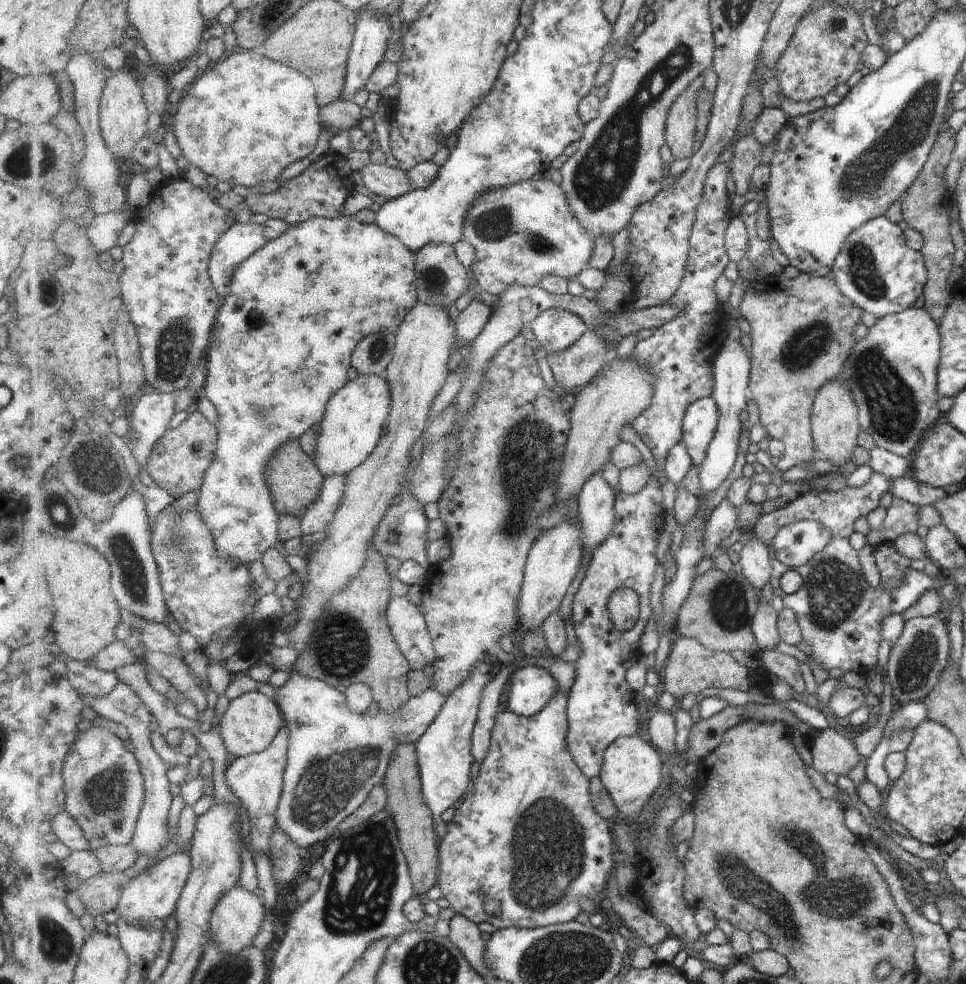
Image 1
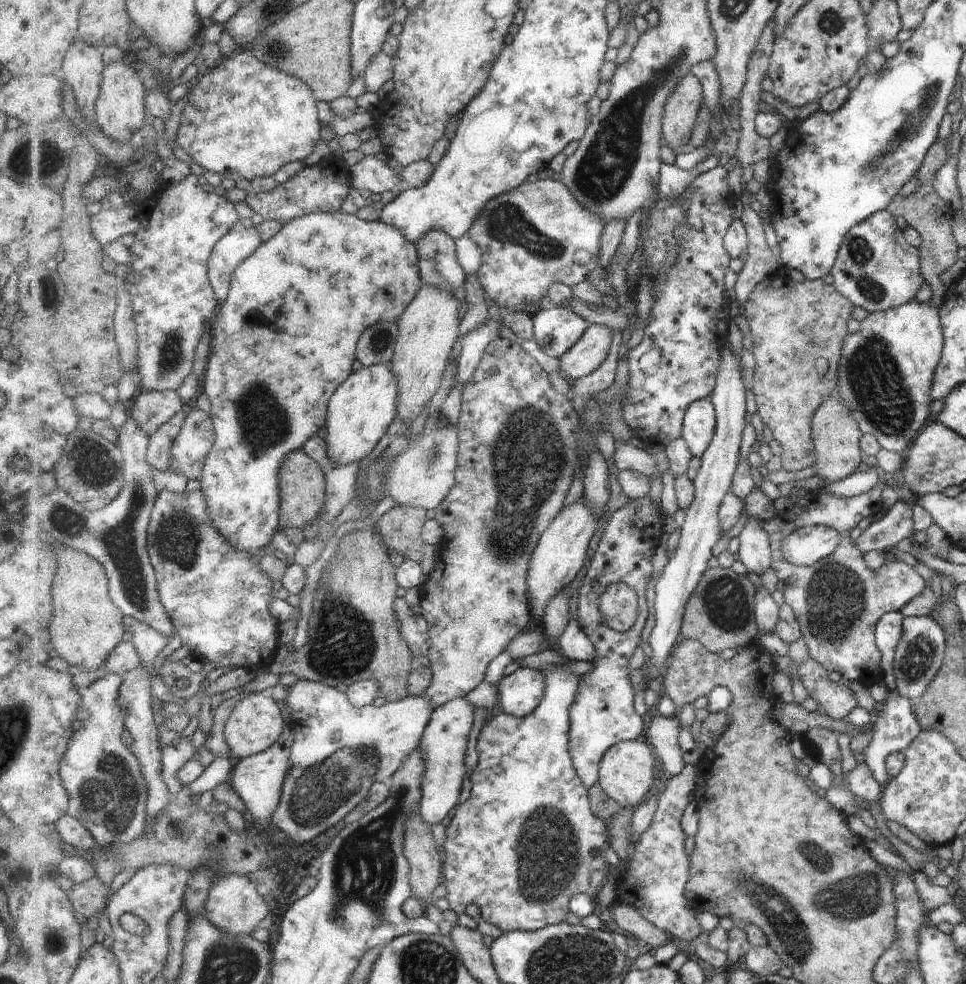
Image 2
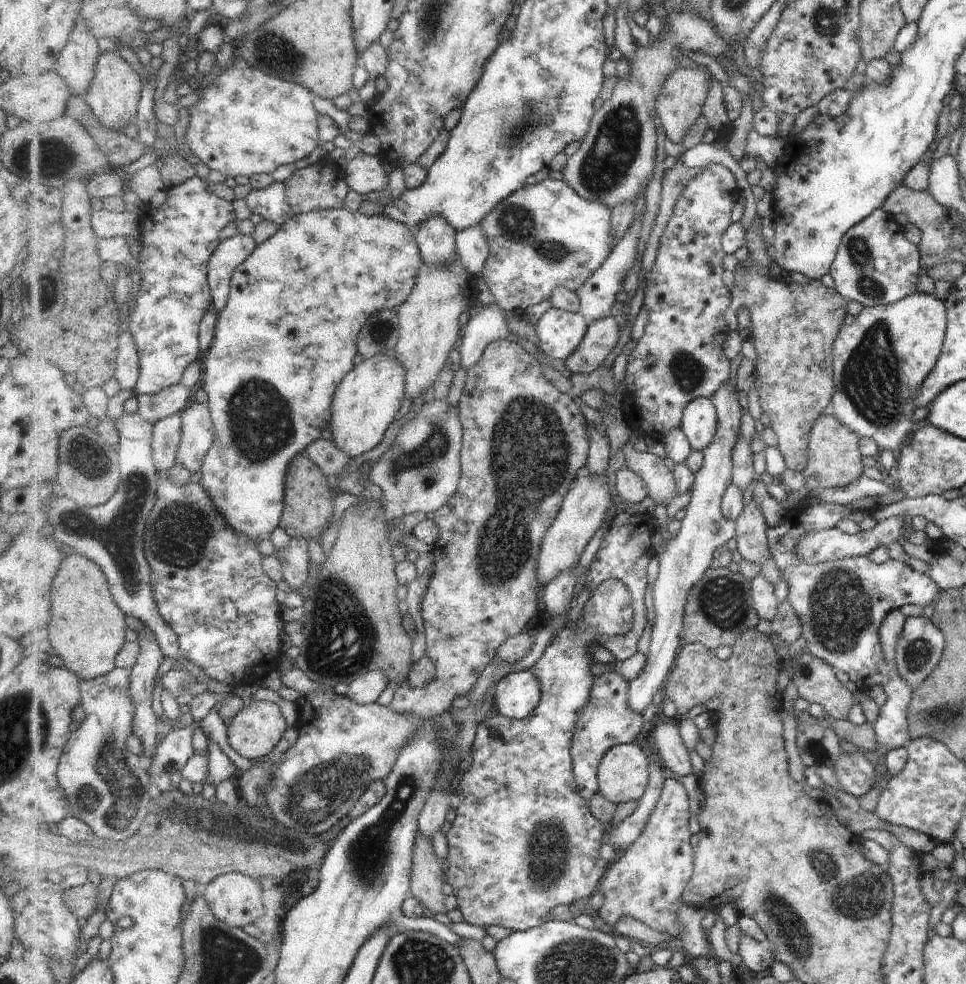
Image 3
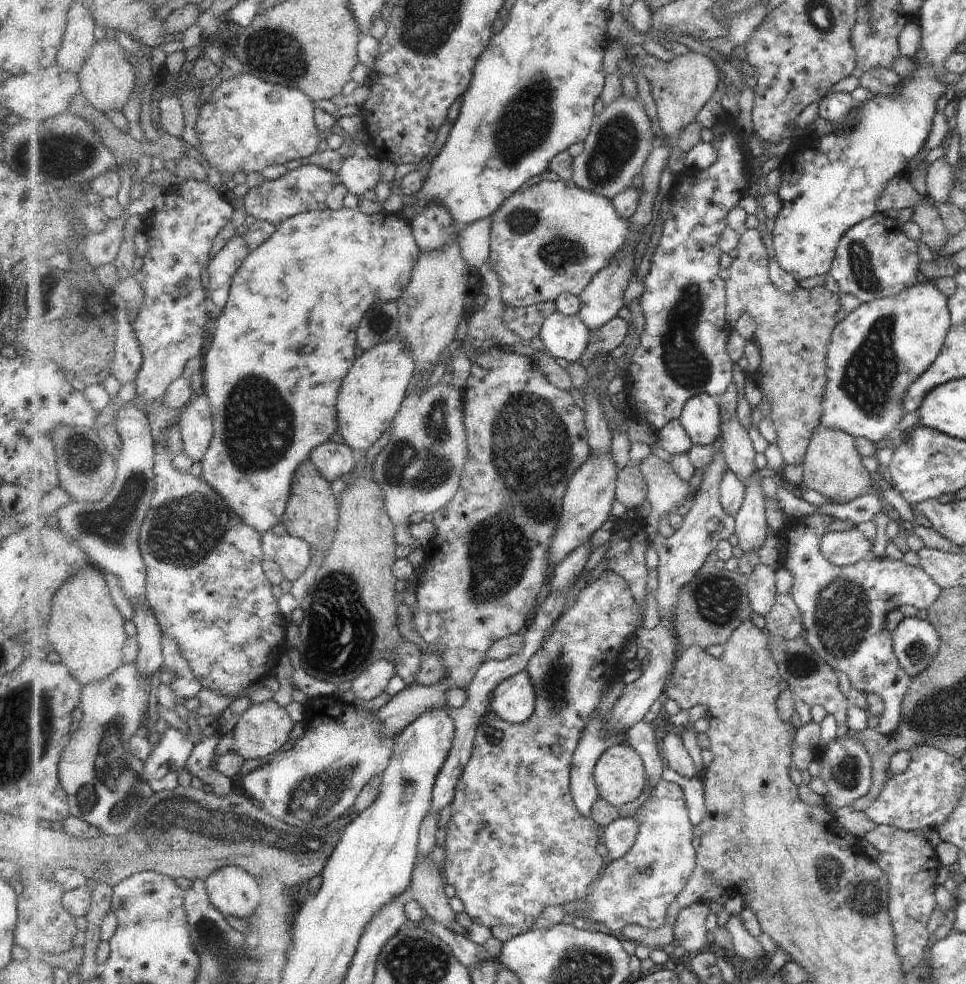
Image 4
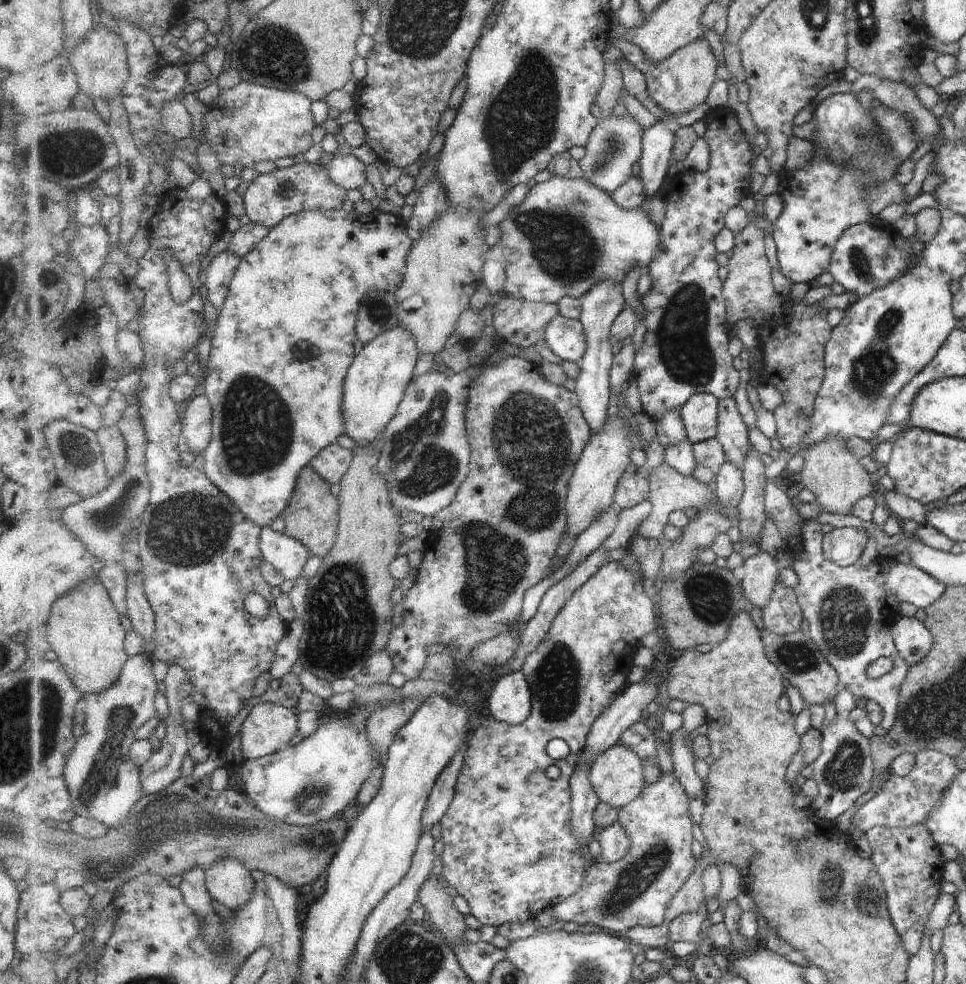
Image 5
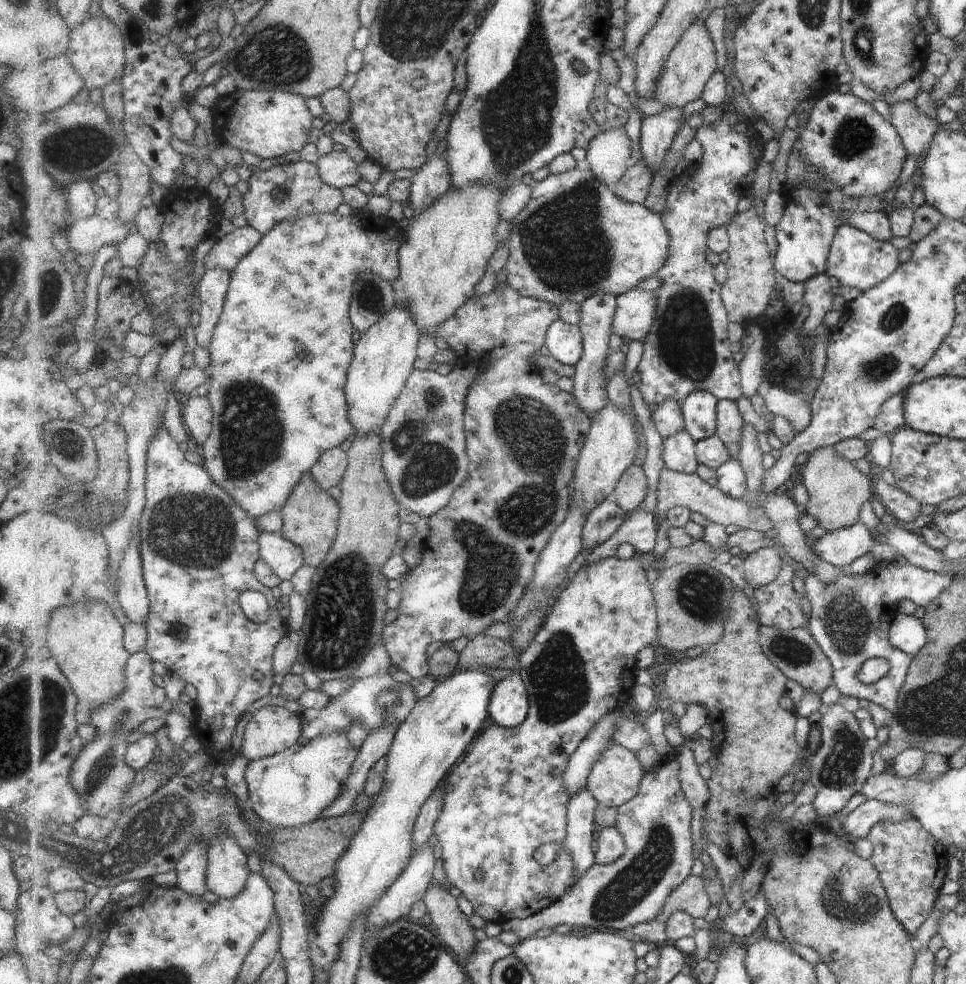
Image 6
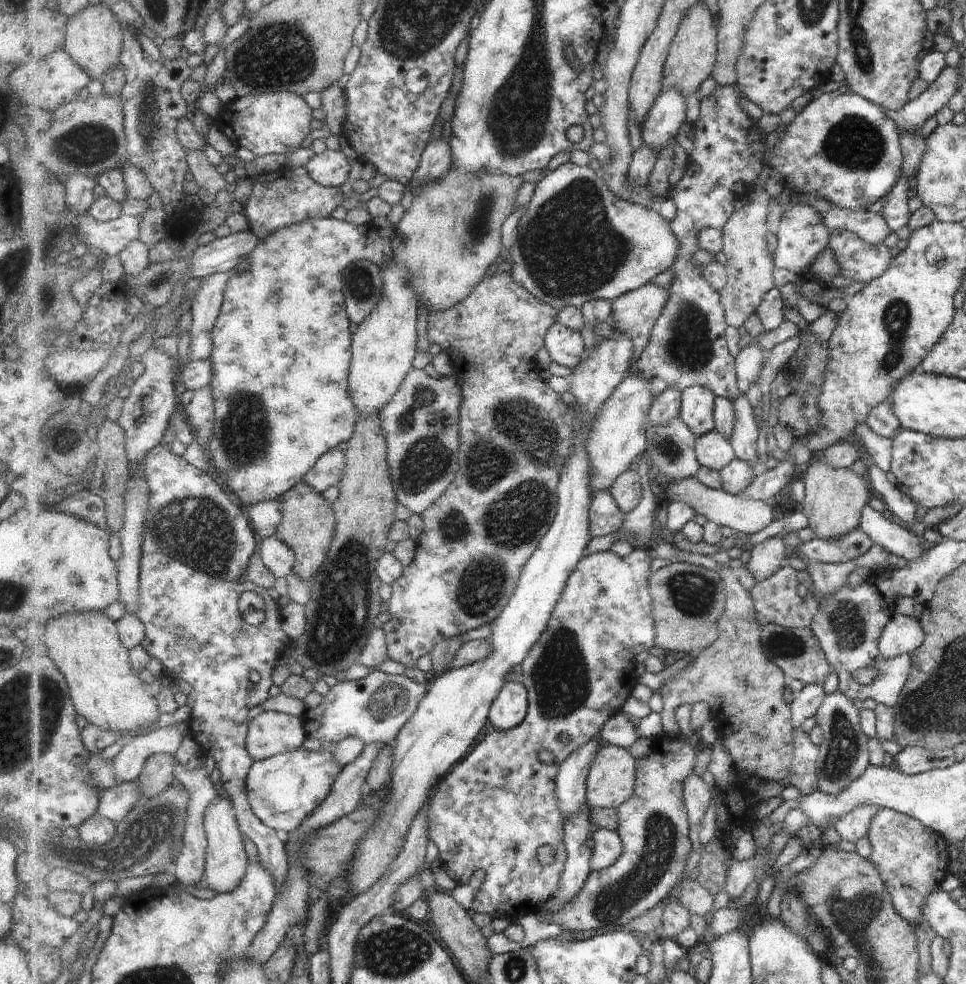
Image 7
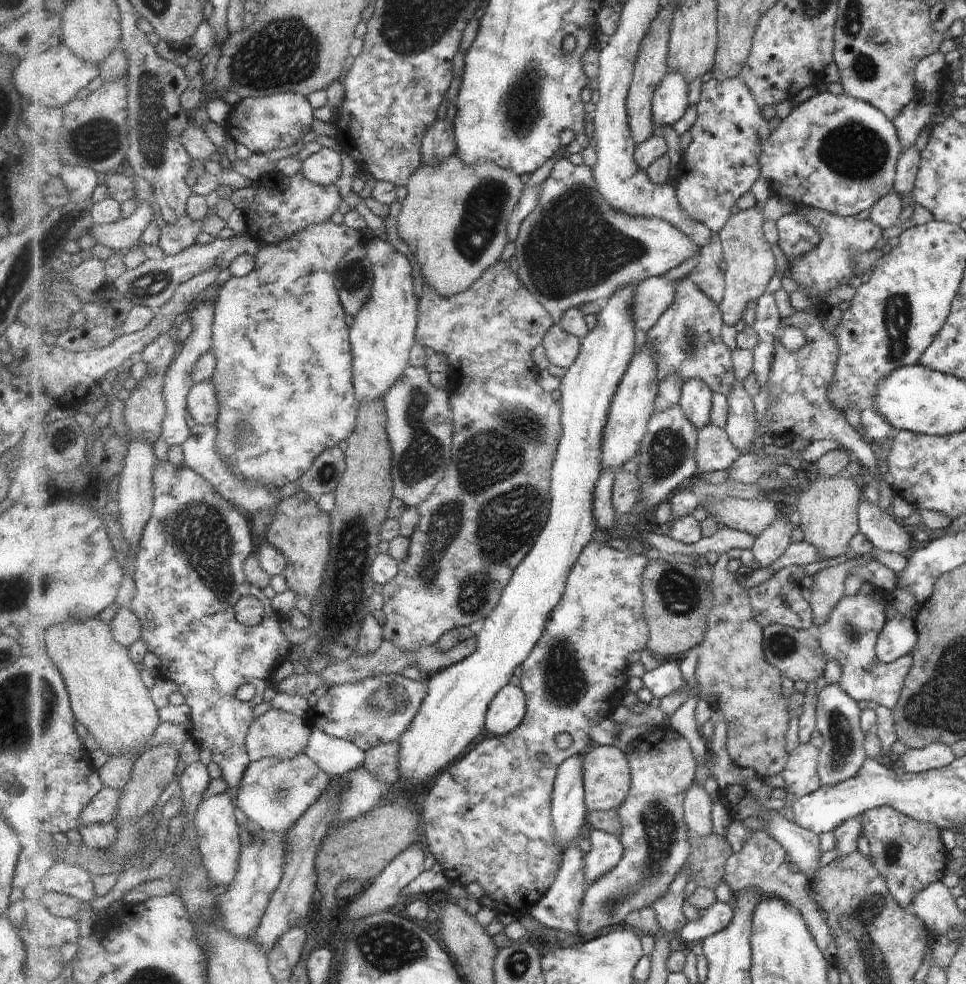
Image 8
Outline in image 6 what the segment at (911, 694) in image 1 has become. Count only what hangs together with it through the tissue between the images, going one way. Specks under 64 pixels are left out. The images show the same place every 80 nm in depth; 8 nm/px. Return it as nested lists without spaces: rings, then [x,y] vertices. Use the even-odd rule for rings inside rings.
[[[898,613],[887,628],[887,644],[908,656],[916,656],[925,644],[925,632],[919,619]]]

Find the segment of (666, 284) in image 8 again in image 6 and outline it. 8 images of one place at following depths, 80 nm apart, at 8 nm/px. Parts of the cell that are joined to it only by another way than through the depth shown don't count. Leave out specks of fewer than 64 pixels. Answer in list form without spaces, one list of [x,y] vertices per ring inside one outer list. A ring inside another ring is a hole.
[[[633,289],[619,295],[617,304],[612,332],[626,341],[643,343],[655,322],[657,292]]]

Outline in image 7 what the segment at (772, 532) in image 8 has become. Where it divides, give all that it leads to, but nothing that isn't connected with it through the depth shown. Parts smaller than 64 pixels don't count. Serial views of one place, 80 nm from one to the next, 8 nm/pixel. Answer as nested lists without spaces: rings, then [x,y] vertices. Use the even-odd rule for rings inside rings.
[[[782,536],[765,540],[755,545],[750,551],[749,562],[745,565],[756,581],[767,580],[781,569],[787,557],[787,542]]]

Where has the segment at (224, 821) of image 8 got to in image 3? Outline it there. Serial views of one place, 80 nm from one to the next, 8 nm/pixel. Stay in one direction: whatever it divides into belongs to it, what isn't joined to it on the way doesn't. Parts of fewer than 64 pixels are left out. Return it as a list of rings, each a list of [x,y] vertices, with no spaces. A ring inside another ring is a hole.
[[[222,874],[202,892],[215,916],[232,927],[243,929],[263,916],[263,888],[259,880],[249,875]]]

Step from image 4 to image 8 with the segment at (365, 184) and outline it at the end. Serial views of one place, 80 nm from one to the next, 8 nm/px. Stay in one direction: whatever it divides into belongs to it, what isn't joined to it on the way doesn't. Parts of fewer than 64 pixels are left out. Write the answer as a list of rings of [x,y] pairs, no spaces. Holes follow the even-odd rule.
[[[322,147],[319,152],[303,162],[302,174],[317,185],[335,184],[341,178],[341,170],[343,170],[339,152]]]

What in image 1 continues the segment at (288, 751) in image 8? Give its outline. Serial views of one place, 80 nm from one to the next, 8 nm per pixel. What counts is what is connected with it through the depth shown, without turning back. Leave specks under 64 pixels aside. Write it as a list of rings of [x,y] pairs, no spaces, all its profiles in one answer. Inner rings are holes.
[[[249,691],[233,699],[220,720],[221,736],[231,757],[246,757],[268,750],[283,728],[282,713],[269,696],[258,691]]]

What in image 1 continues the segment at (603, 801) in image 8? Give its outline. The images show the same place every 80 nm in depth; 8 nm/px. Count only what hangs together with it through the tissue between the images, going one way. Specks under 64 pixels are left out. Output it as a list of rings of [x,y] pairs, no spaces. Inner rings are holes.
[[[638,735],[619,738],[609,746],[604,755],[604,767],[599,778],[615,801],[621,820],[636,821],[639,812],[648,805],[663,780],[661,770],[664,764],[661,752]]]

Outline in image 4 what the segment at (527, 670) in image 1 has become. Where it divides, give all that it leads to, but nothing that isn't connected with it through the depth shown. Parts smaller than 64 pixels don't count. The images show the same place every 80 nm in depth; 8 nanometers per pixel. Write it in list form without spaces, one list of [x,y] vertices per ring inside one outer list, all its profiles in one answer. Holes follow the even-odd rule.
[[[521,671],[497,686],[490,707],[500,719],[527,722],[536,709],[536,688],[529,672]]]

